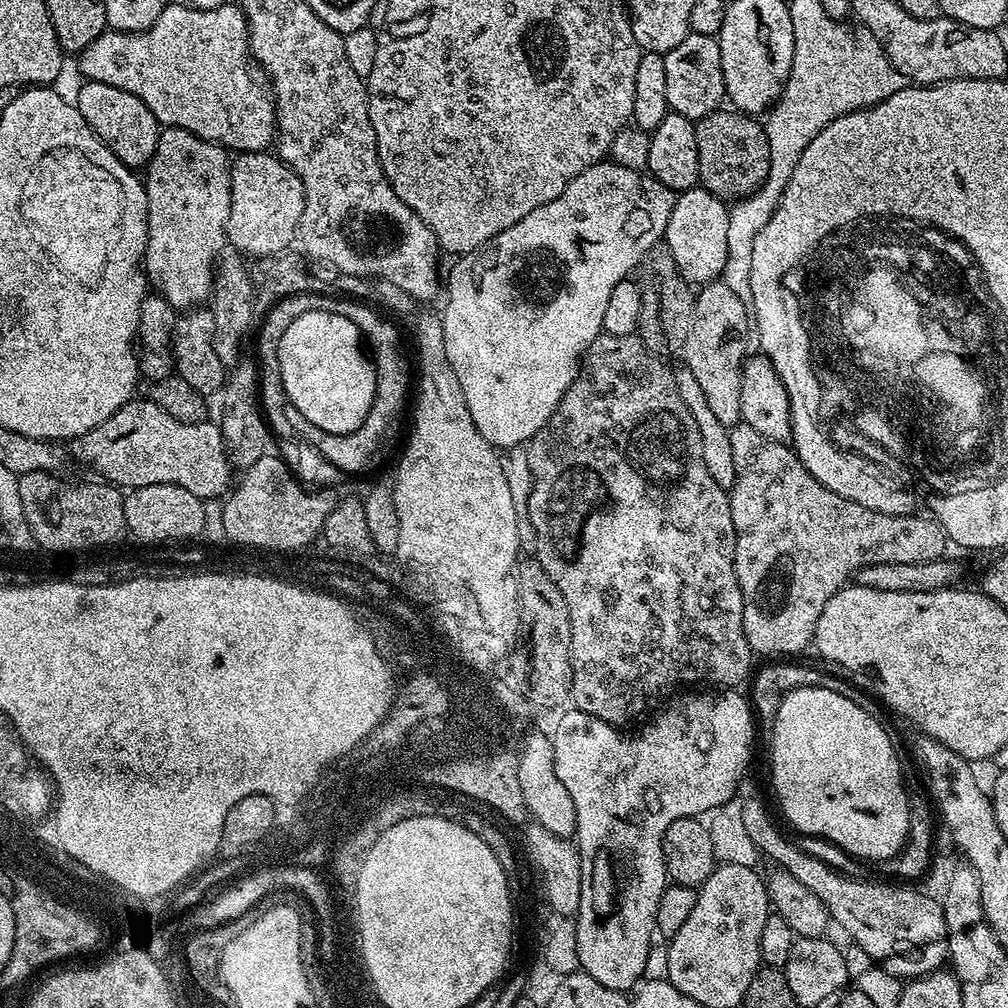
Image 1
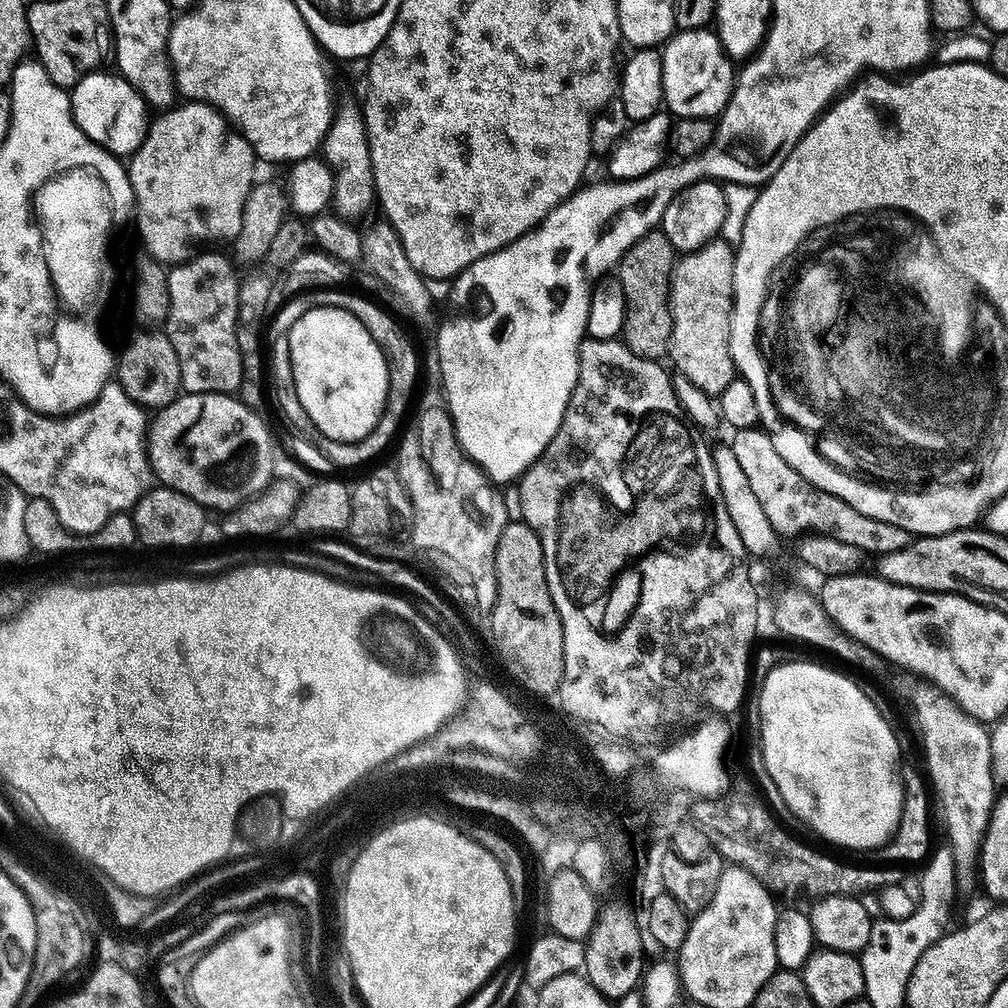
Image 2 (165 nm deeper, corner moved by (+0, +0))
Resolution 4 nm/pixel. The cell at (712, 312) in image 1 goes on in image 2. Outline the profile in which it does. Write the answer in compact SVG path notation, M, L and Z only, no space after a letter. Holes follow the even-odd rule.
M717 238L711 240L708 244L703 244L696 252L690 252L681 255L676 261L676 267L672 270L672 333L670 334L670 346L668 347L667 359L672 360L671 367L675 369L679 375L690 378L690 382L694 382L694 386L698 386L698 390L702 390L706 395L718 398L726 390L726 386L730 386L730 382L737 379L738 373L734 366L734 358L730 354L730 320L732 318L732 291L734 290L734 270L732 262L734 259L734 248L723 240Z

